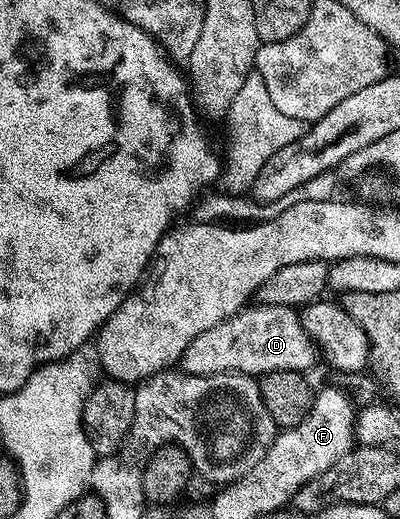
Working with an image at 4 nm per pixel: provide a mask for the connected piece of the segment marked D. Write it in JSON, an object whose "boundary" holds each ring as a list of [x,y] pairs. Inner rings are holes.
{"boundary":[[[249,304],[244,309],[239,310],[234,316],[230,316],[226,320],[222,320],[222,324],[214,324],[214,328],[210,328],[210,332],[202,332],[202,336],[198,336],[198,340],[194,340],[190,344],[190,348],[186,348],[186,352],[182,352],[178,366],[185,374],[193,374],[194,376],[206,376],[207,374],[250,374],[259,376],[266,372],[274,372],[275,370],[299,370],[307,371],[308,366],[308,346],[310,350],[310,339],[300,326],[299,313],[290,306],[265,306],[263,304]]]}

